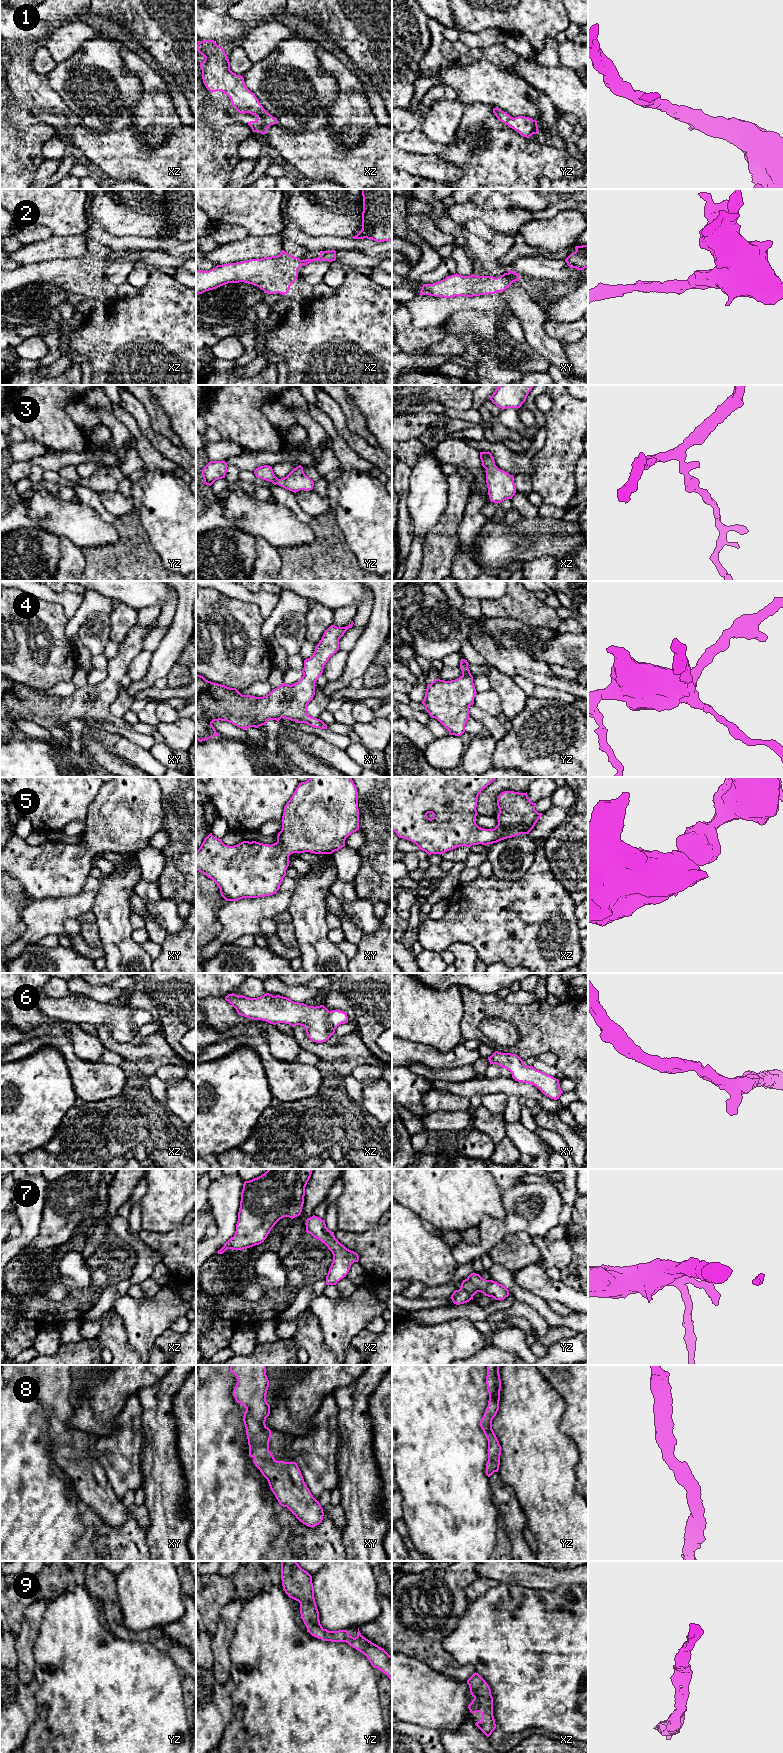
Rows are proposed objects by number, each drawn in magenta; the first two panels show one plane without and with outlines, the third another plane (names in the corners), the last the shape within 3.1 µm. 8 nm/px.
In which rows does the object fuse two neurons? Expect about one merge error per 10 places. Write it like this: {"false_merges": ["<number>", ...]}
{"false_merges": []}

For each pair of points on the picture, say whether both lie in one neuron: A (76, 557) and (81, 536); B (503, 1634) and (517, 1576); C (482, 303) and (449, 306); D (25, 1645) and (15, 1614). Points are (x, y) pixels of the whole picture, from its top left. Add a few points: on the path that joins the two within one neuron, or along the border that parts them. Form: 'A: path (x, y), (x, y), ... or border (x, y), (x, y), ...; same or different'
A: border (59, 536), (66, 537), (81, 548); different
B: border (500, 1582), (523, 1585), (538, 1591); different
C: path (474, 303), (457, 302); same
D: border (27, 1607), (21, 1629), (16, 1637); different

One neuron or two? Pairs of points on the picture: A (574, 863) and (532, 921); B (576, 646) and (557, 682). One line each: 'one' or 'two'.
A: two
B: two

